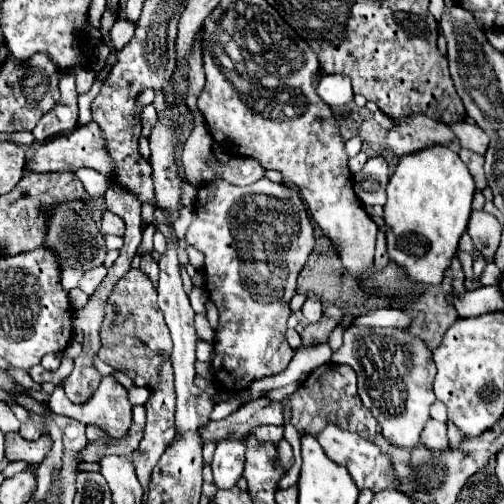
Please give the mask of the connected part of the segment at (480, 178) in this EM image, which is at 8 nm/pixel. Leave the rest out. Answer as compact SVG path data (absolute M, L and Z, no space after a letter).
M460 149L460 159L468 165L470 173L474 175L474 181L476 181L476 190L486 188L486 175L484 171L484 157L474 153L474 151L468 151L468 149Z

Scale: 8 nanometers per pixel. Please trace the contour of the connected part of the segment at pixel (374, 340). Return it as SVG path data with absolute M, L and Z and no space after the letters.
M352 325L344 331L344 345L332 353L332 361L346 363L356 371L360 399L380 423L382 437L398 449L414 451L420 445L422 429L430 421L430 405L436 401L432 391L432 381L436 375L432 351L422 341L416 341L416 337L408 337L404 329L354 329Z

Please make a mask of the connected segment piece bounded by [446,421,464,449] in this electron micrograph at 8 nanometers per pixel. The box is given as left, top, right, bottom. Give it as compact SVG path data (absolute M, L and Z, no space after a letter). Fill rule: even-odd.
M448 421L446 425L448 425L448 439L450 439L450 447L452 447L452 449L460 449L460 443L462 443L464 435L458 431L458 427L456 427L452 421Z

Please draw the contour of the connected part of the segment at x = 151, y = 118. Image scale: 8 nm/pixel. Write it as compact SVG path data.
M152 103L142 108L142 133L144 133L144 135L146 135L147 138L149 138L150 136L150 129L152 129L152 125L156 123L156 113L154 113L154 111L156 111L156 109L154 109L154 105L152 105Z

